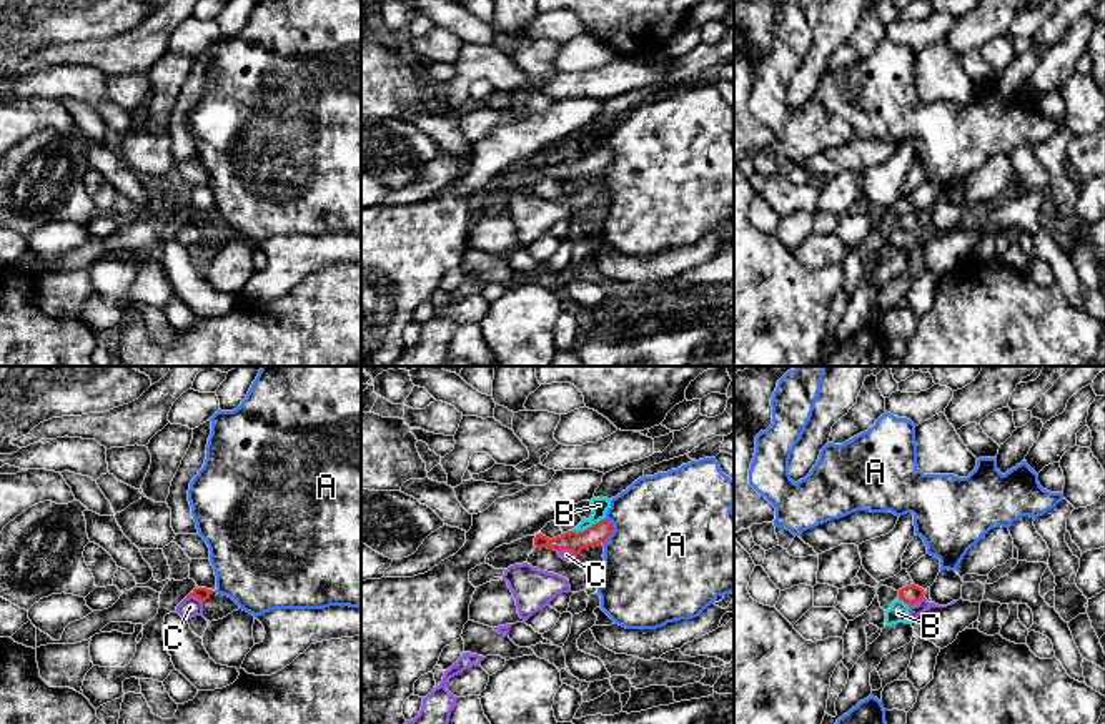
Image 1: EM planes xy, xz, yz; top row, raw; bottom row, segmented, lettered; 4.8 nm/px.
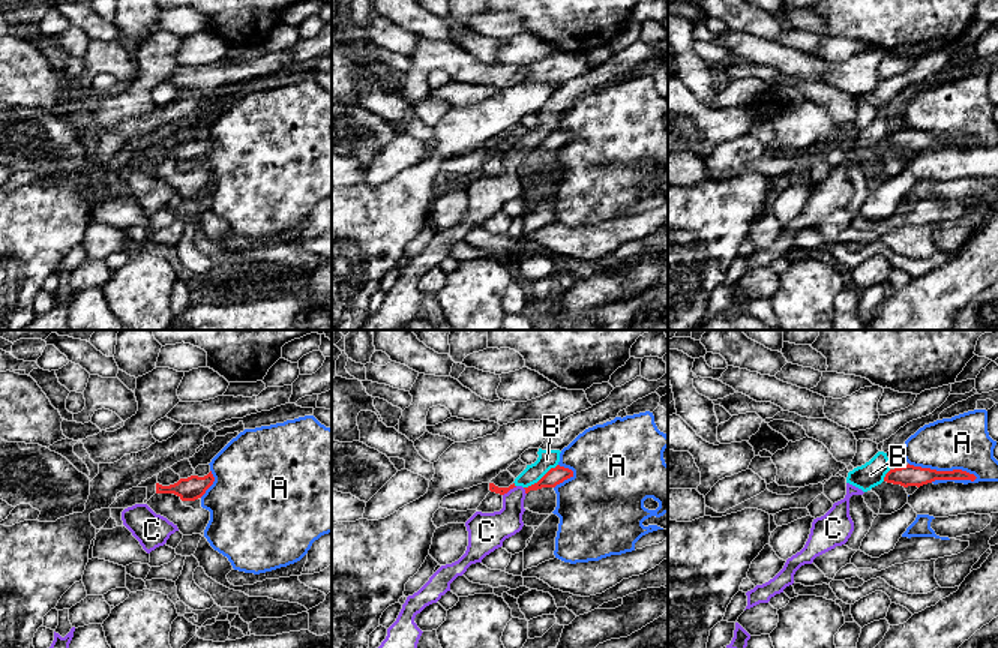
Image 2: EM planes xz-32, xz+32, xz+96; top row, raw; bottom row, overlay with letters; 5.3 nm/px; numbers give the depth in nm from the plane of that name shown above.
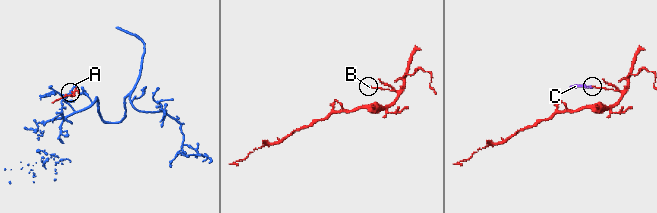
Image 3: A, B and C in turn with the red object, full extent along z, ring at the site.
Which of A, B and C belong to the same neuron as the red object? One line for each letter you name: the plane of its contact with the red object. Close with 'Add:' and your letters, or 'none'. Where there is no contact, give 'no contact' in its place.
Add: none

